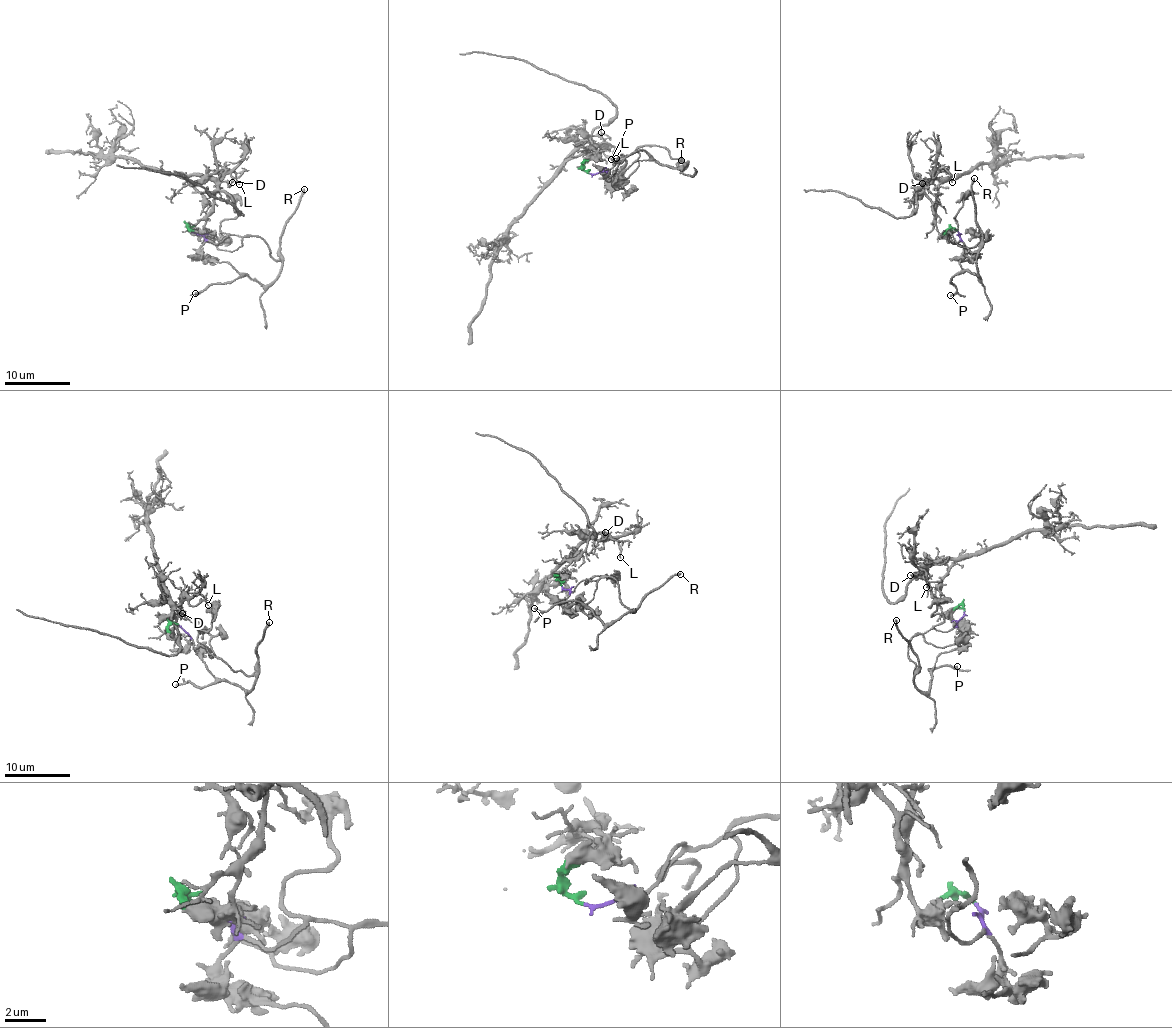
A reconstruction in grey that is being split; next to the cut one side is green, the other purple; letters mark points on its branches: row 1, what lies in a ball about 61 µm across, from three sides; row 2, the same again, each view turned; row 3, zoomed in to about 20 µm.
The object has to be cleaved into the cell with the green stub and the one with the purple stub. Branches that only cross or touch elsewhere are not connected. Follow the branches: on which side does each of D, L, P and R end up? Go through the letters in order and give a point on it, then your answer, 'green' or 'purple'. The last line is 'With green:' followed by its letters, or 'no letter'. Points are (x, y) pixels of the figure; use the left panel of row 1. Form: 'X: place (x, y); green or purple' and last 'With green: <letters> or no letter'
D: place (232, 182); green
L: place (239, 184); green
P: place (195, 293); purple
R: place (304, 189); purple
With green: D, L

